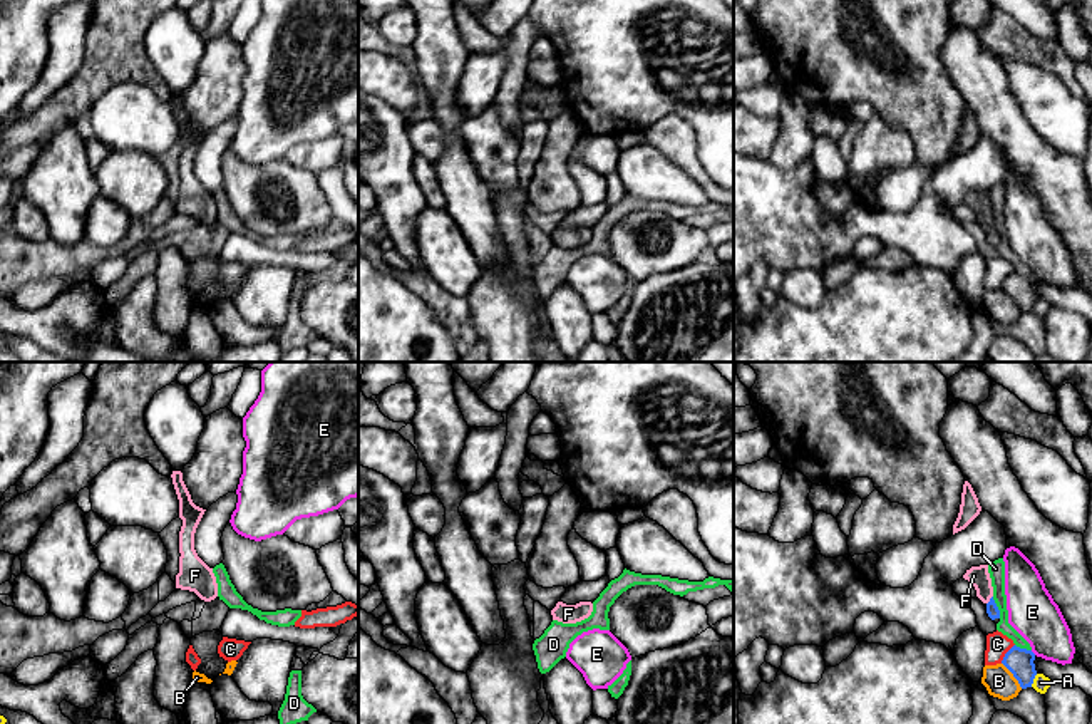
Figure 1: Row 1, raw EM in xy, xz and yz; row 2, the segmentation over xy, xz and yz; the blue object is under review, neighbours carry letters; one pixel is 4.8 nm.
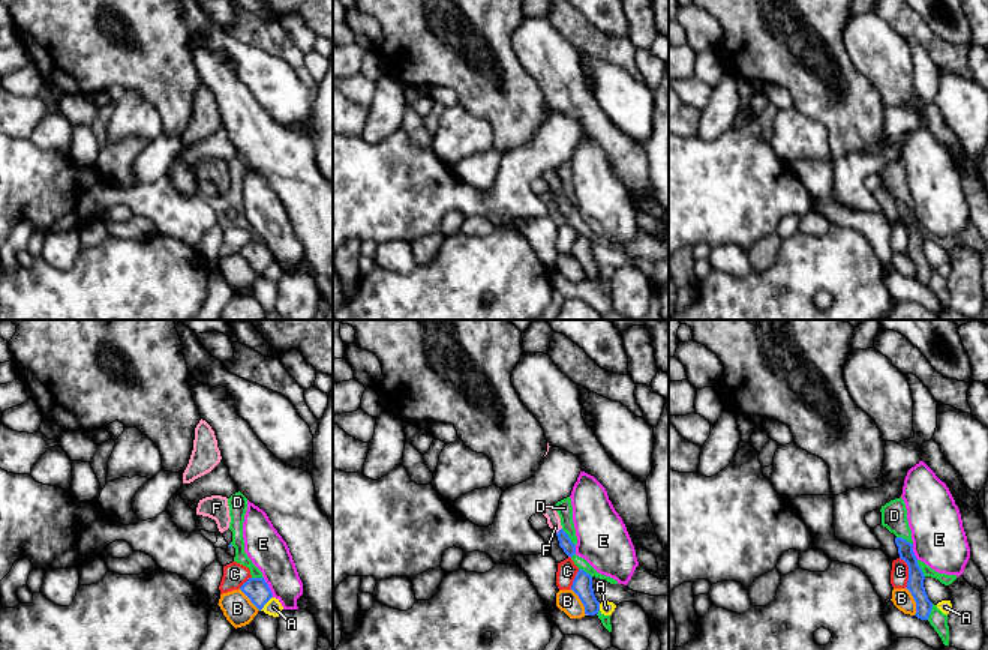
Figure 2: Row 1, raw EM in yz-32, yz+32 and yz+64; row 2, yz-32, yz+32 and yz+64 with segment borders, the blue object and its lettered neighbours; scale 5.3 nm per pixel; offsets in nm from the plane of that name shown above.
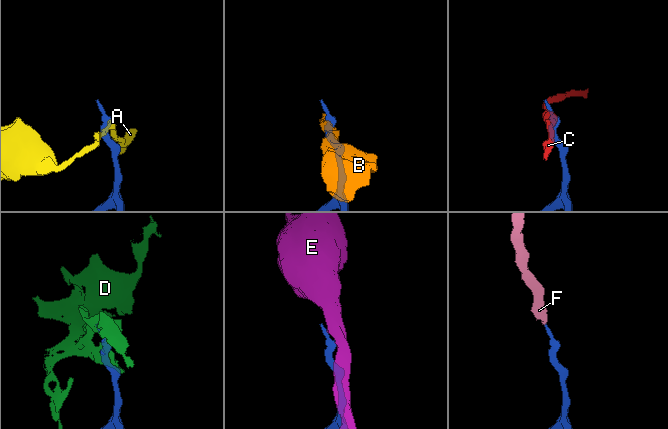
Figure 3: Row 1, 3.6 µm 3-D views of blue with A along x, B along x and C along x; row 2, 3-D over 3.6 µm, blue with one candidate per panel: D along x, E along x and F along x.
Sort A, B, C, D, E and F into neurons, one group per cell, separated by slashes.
A / B / C / D / E / F

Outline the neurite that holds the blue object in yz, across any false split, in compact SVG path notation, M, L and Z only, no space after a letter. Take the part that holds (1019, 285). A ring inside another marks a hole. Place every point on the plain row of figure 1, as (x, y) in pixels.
M1013 270L1003 282L1002 288L1013 298L1022 313L1032 312L1037 300L1035 278Z

